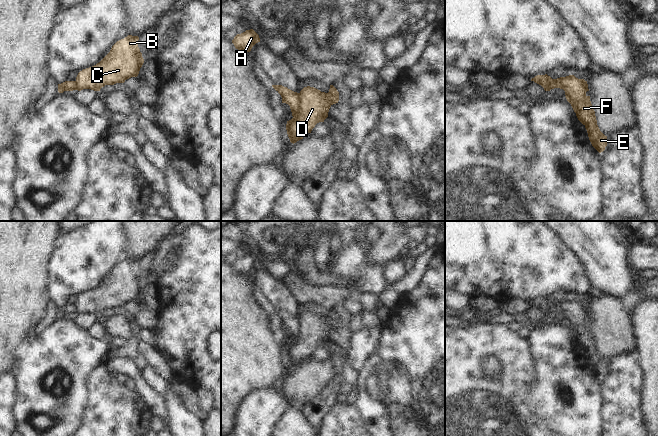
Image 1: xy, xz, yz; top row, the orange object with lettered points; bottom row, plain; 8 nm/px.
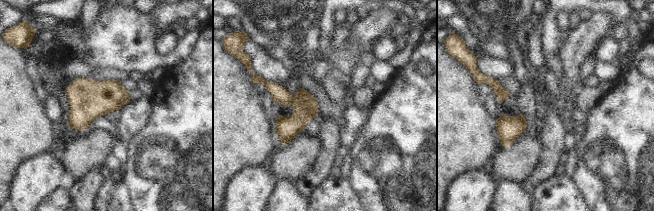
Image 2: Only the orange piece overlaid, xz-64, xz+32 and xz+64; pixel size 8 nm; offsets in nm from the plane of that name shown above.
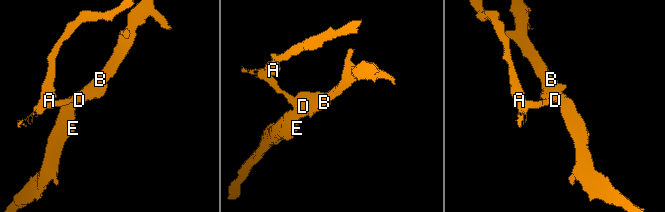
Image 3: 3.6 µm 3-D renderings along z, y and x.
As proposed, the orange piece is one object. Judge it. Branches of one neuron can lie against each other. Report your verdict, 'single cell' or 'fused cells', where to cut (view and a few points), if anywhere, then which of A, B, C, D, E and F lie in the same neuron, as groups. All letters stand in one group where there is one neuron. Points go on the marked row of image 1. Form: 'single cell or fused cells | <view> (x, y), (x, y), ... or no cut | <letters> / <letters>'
fused cells | xz (297, 93), (299, 96), (299, 111), (293, 117) | A / B C D E F

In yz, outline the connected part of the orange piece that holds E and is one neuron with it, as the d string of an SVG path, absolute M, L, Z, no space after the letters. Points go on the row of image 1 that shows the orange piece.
M547 74L537 75L534 78L532 78L531 81L534 81L535 83L541 85L542 87L551 86L552 89L554 88L563 89L565 91L565 95L566 95L565 97L567 101L571 104L574 112L576 113L578 120L585 126L592 146L599 153L605 150L605 147L607 146L607 136L605 136L600 131L597 125L595 111L590 101L590 96L586 95L586 92L589 91L587 81L585 81L584 79L578 79L574 75L552 79Z

